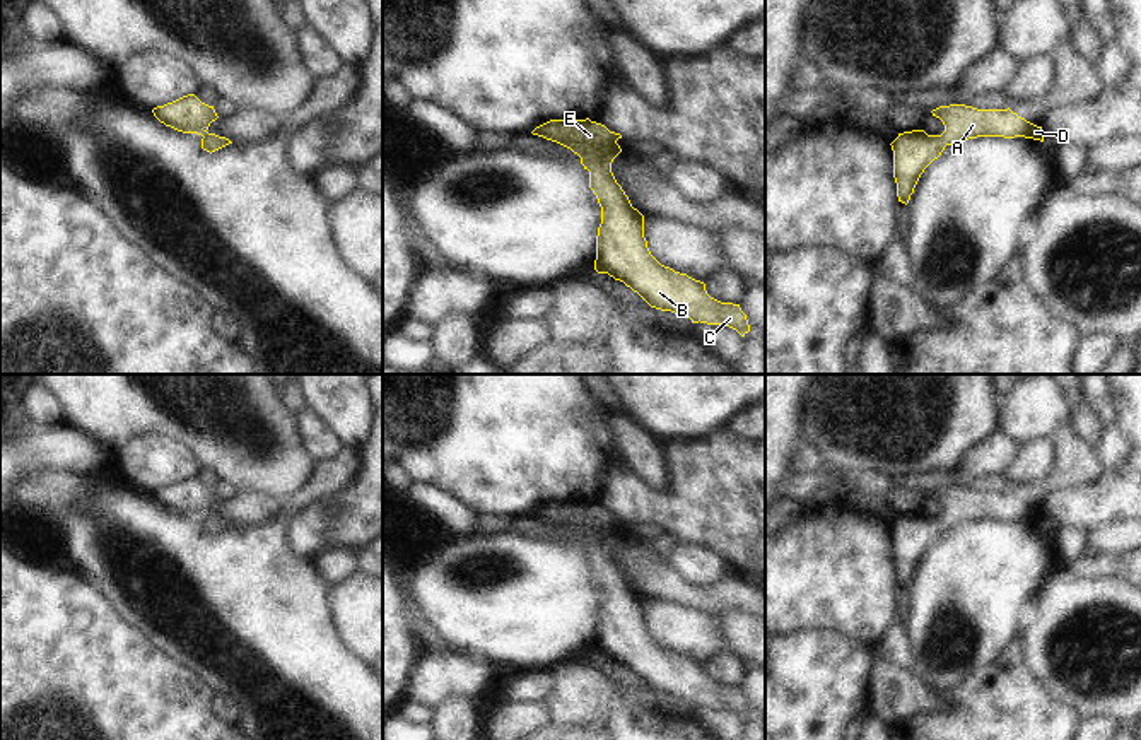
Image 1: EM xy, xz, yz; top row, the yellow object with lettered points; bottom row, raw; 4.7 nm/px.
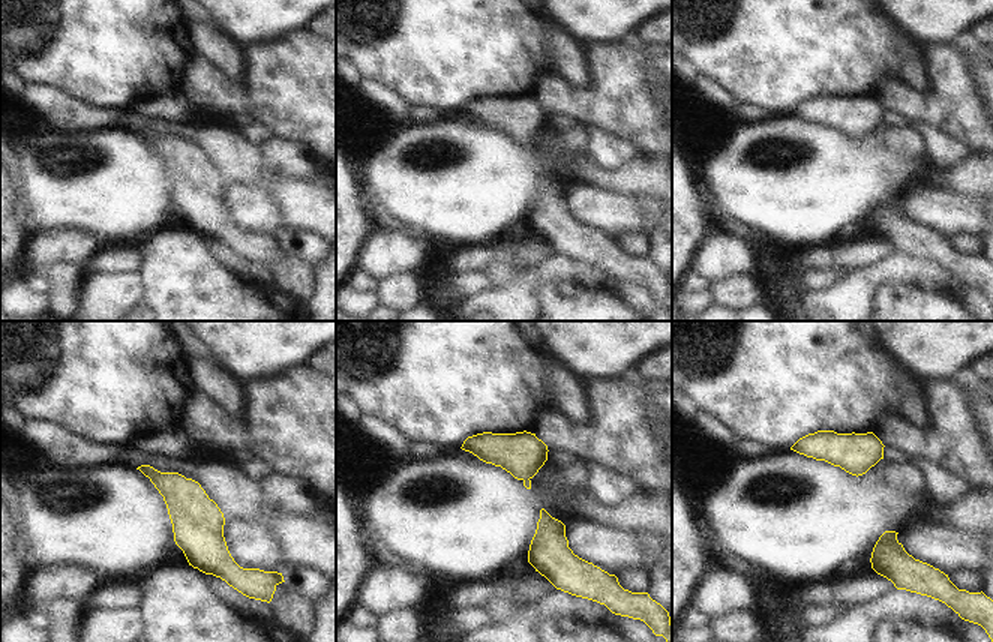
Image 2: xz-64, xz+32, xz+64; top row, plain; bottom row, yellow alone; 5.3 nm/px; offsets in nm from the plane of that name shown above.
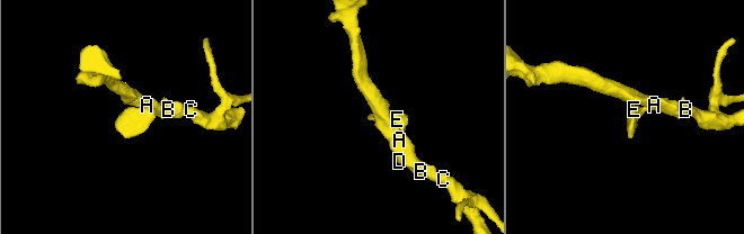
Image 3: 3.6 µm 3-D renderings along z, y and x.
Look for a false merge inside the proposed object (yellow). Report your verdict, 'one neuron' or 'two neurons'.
one neuron

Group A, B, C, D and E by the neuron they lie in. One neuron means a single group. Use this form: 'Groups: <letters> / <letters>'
Groups: A B C D E

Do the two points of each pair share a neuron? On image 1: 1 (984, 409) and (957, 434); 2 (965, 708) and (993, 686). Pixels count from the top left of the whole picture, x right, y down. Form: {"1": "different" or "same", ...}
{"1": "same", "2": "same"}

